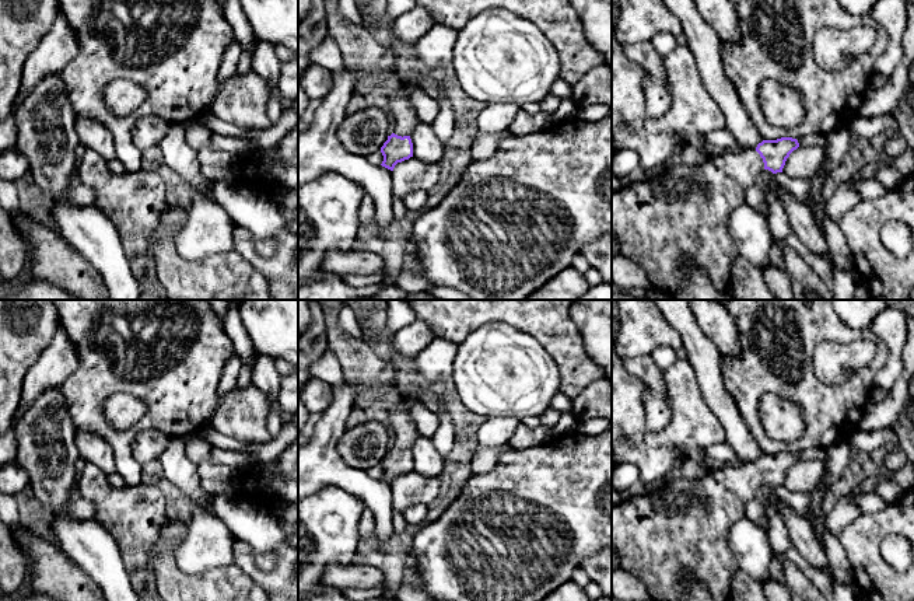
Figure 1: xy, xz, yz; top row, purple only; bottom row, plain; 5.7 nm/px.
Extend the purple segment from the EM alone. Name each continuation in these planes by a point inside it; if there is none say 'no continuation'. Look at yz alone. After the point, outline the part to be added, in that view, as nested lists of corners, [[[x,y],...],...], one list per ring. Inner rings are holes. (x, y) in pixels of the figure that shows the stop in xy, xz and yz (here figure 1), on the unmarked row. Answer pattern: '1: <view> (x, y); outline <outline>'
1: yz (683, 524); outline [[[756,462],[708,469],[700,478],[673,474],[661,488],[612,506],[612,546],[621,567],[647,587],[649,601],[680,601],[690,581],[703,583],[715,601],[731,601],[731,583],[738,563],[728,534],[745,517],[745,506],[756,497],[764,476]]]

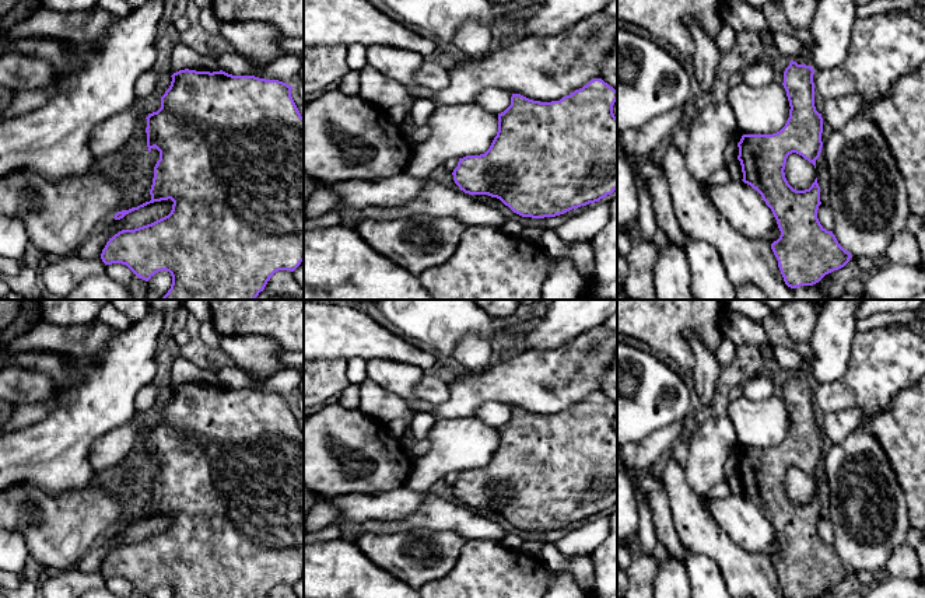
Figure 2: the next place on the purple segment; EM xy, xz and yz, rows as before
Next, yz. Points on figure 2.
1: yz (742, 331); outline [[[725,311],[722,321],[722,332],[733,342],[735,346],[761,346],[772,347],[772,357],[779,367],[788,370],[798,378],[810,380],[807,373],[807,359],[795,350],[786,349],[784,345],[771,345],[763,325],[747,318],[740,312]]]

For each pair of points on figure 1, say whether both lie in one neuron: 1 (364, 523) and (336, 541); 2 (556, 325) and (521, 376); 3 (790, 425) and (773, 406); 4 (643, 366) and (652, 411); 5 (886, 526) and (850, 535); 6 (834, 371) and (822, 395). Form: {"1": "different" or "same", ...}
{"1": "different", "2": "different", "3": "same", "4": "same", "5": "same", "6": "different"}

